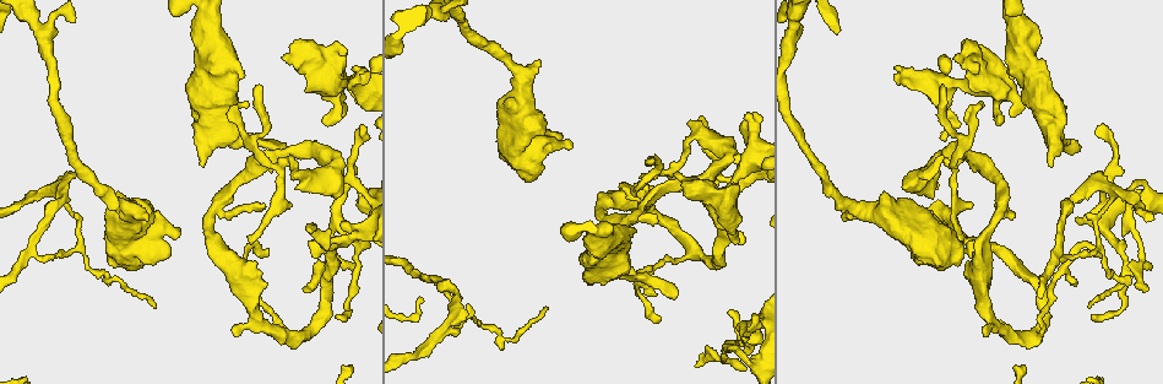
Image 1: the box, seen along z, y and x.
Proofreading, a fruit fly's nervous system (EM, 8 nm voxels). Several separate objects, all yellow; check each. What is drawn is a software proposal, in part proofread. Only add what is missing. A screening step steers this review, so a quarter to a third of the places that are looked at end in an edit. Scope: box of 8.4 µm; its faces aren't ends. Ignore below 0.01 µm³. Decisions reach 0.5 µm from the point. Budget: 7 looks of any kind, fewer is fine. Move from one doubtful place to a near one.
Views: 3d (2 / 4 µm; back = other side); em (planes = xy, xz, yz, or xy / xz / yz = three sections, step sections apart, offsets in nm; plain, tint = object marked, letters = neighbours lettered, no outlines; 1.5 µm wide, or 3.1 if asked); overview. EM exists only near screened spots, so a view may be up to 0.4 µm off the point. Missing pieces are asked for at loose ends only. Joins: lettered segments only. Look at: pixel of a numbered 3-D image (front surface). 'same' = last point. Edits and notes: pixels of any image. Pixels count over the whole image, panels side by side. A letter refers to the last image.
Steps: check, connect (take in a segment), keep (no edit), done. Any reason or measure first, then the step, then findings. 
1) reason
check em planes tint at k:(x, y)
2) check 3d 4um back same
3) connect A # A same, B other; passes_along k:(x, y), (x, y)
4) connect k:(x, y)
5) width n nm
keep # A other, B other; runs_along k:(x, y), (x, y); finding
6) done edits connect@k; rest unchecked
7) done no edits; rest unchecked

free end
check 3d 4um back at 1:(1075, 141)

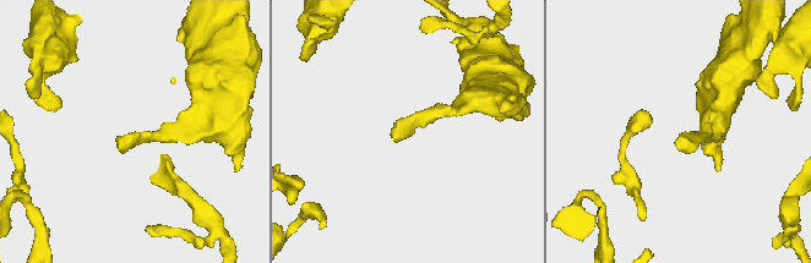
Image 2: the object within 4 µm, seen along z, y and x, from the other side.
check em xy step 4 tint at 2:(117, 138)

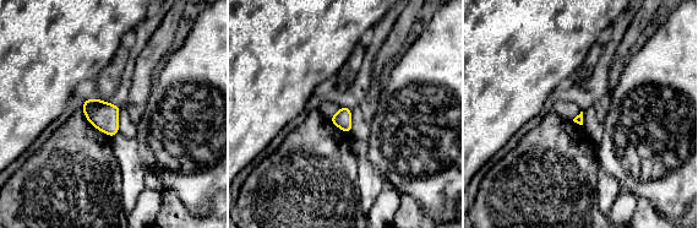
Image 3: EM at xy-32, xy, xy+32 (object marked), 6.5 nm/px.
check em planes letters same

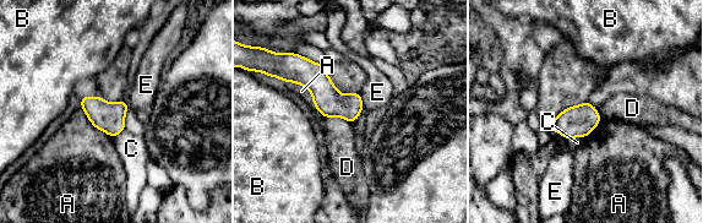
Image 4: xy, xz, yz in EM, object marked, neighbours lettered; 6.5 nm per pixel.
longest_contact A 360 nm
keep # A other, B other, C other, D other, E other; runs_along 4:(298, 68), (354, 115); none of them fits

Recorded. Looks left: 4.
an open end
check em xy step 8 letters at 1:(1092, 174)

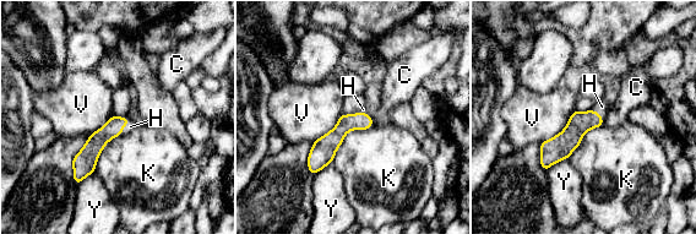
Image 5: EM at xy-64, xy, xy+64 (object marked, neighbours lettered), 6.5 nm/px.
cut it another way
check em planes letters same

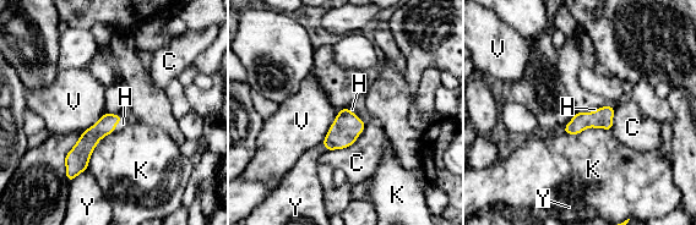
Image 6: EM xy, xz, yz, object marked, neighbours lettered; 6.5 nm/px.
longest_contact K 320 nm
connect 6:(123, 124) # C other, H same, K other, V other, Y other; passes_along 6:(105, 125), (121, 119), (123, 124); the neuron continues

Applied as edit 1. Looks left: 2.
done edits connect@6; rest unchecked

